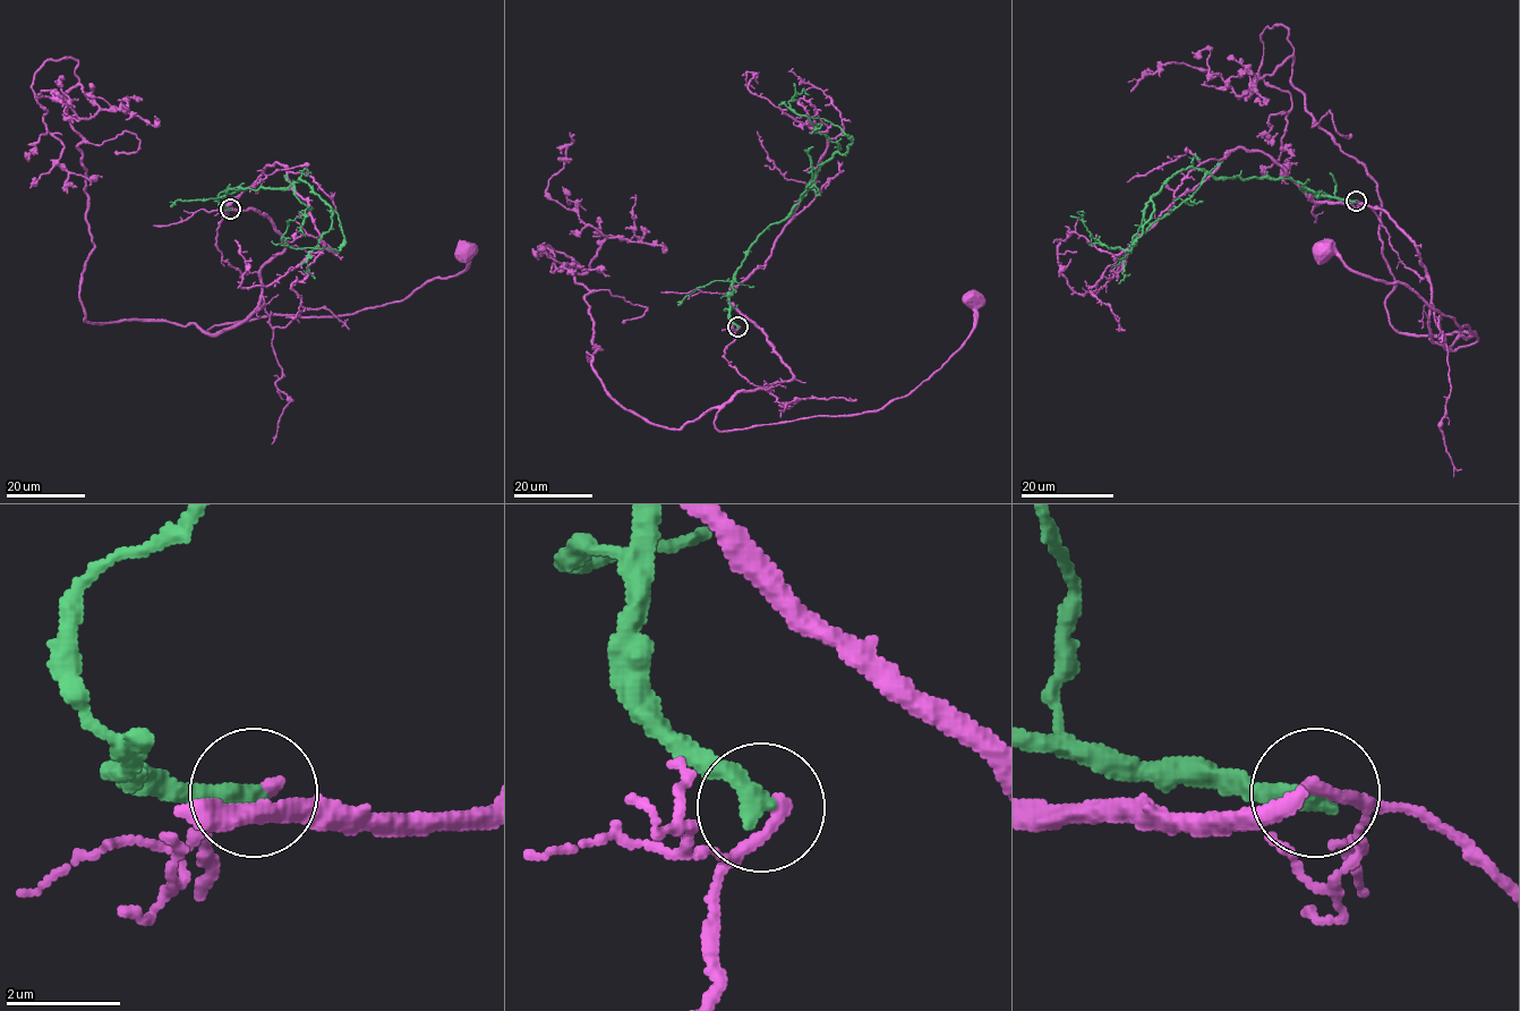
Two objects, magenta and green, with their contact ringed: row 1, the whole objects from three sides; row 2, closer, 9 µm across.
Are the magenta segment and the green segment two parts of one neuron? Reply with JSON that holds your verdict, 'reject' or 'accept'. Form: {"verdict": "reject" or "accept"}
{"verdict": "reject"}

